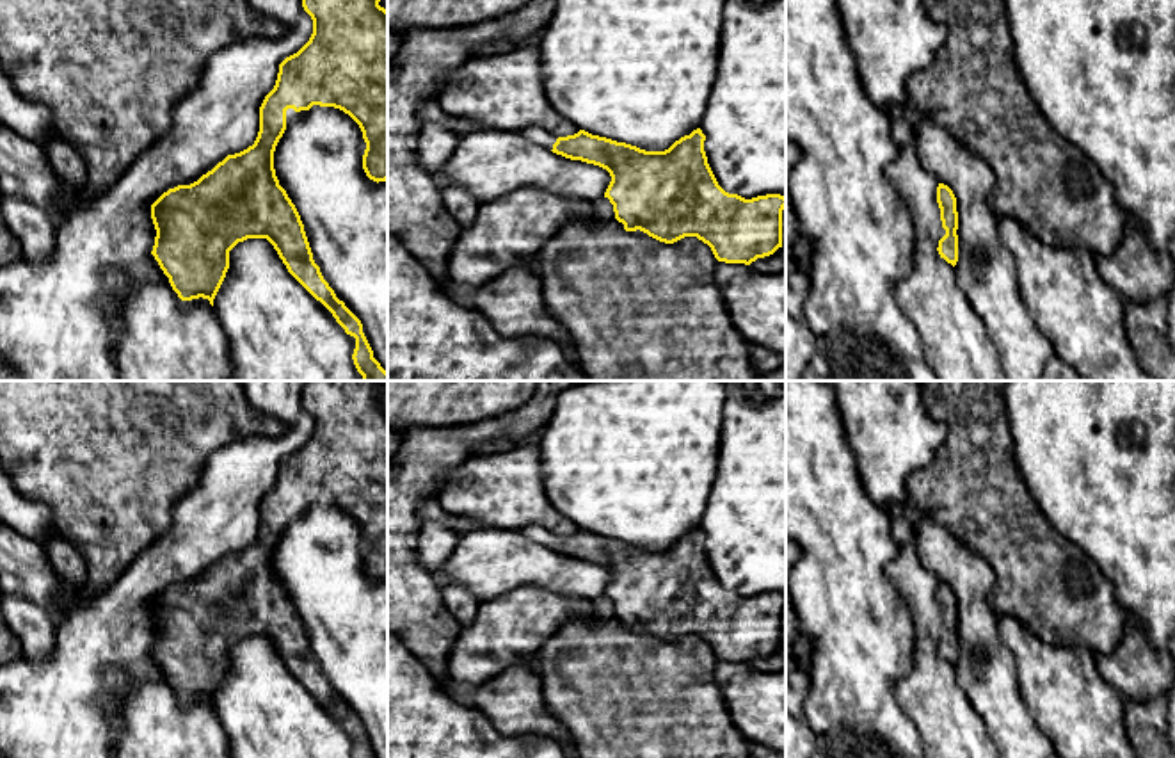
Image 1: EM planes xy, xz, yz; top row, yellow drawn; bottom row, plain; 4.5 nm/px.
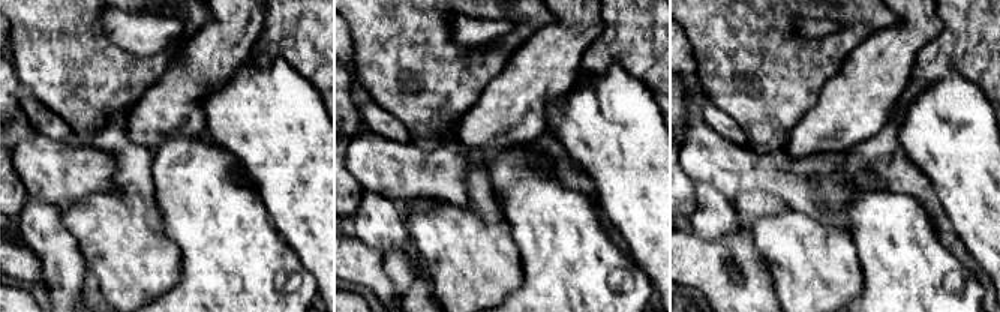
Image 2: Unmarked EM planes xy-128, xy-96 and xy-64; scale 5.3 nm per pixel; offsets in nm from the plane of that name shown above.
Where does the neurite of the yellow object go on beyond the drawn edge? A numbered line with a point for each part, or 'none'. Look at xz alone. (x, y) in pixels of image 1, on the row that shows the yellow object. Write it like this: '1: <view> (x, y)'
1: xz (537, 136)

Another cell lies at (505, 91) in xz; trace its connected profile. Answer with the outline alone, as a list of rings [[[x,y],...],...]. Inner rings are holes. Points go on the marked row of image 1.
[[[535,43],[468,60],[448,75],[437,105],[455,119],[476,121],[485,128],[519,132],[537,126],[556,137],[580,132],[549,103]]]

